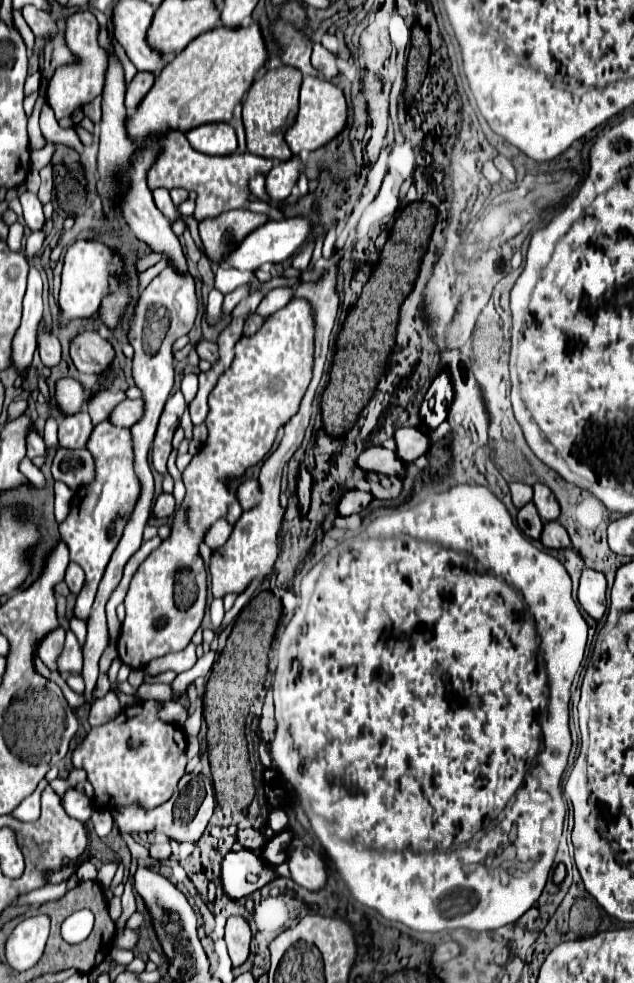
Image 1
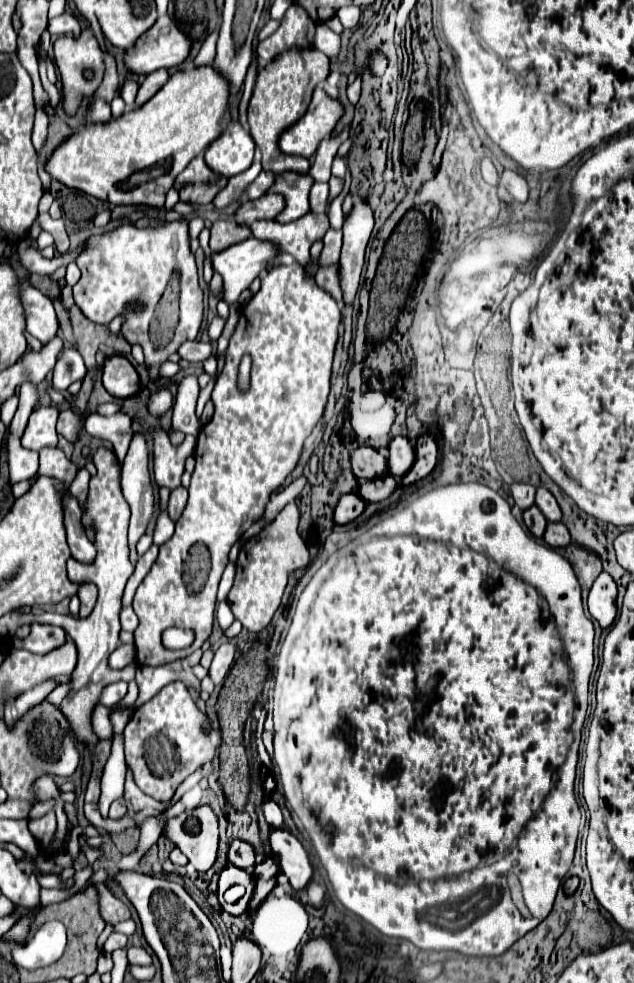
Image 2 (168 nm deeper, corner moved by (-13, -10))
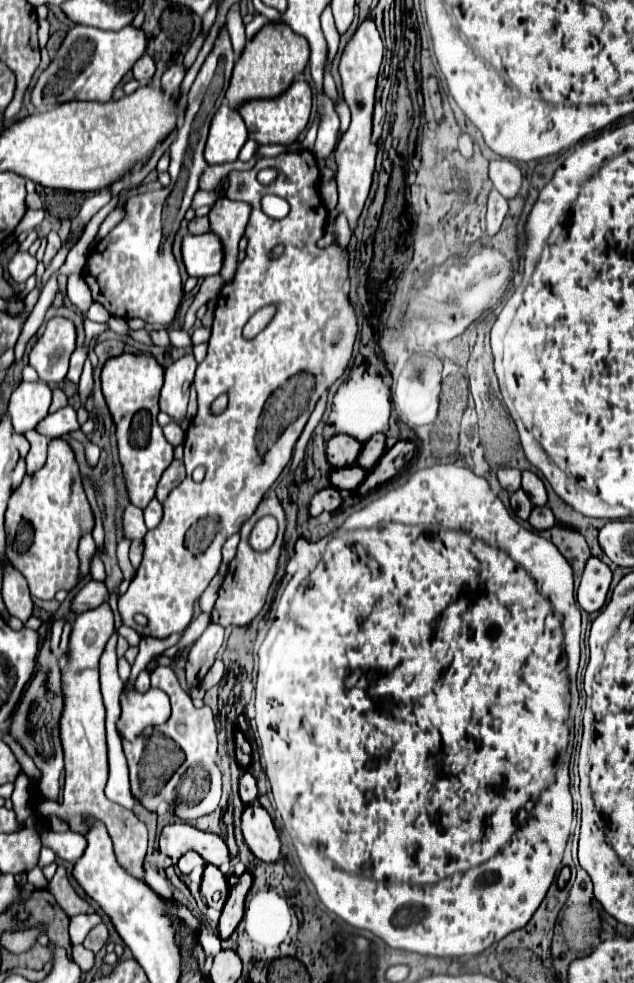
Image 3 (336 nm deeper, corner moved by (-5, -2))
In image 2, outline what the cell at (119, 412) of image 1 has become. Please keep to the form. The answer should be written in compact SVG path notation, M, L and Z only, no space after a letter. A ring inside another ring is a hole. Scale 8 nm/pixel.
M117 412L113 416L103 416L103 414L89 414L85 420L85 428L91 436L97 436L101 440L107 440L113 444L113 450L119 462L123 465L123 460L131 438L133 438L133 428L131 428L131 418L125 412Z

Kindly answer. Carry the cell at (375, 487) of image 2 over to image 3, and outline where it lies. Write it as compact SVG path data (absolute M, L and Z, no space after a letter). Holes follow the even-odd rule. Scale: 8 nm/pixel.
M347 466L347 468L339 468L339 470L331 470L329 474L329 482L331 486L339 488L339 490L355 490L363 480L365 480L367 472L359 466Z

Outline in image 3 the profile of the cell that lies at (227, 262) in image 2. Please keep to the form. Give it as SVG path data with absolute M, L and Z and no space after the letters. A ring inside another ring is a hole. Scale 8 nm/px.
M185 234L181 244L183 264L189 276L205 278L211 274L219 274L223 264L223 248L215 234Z

